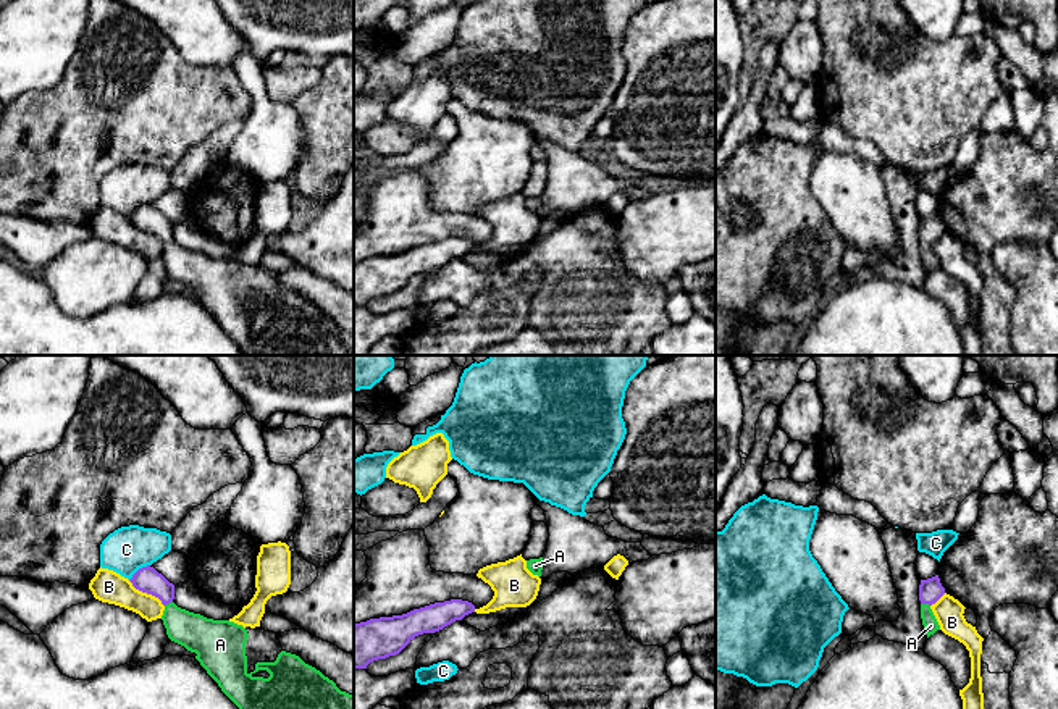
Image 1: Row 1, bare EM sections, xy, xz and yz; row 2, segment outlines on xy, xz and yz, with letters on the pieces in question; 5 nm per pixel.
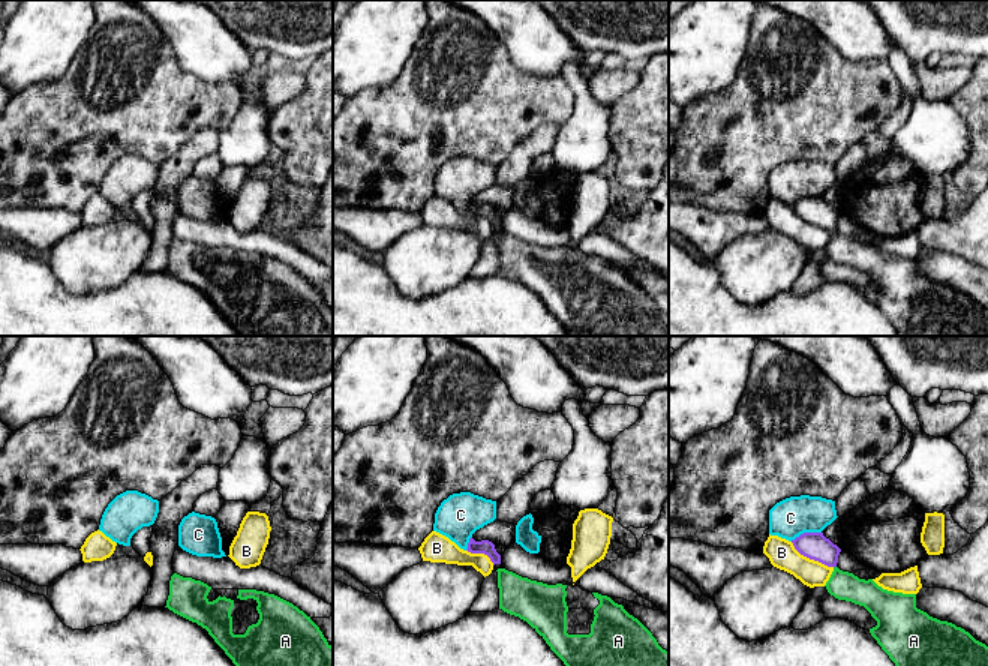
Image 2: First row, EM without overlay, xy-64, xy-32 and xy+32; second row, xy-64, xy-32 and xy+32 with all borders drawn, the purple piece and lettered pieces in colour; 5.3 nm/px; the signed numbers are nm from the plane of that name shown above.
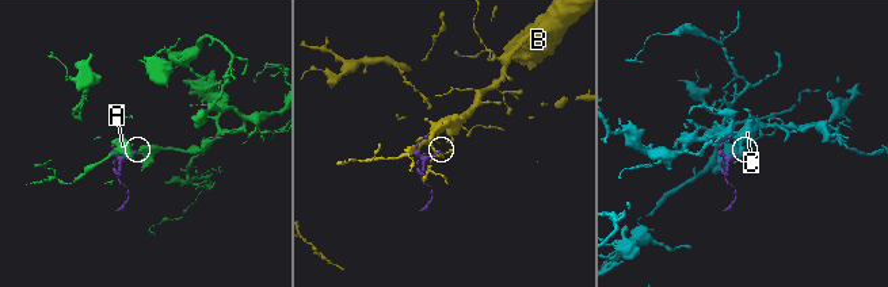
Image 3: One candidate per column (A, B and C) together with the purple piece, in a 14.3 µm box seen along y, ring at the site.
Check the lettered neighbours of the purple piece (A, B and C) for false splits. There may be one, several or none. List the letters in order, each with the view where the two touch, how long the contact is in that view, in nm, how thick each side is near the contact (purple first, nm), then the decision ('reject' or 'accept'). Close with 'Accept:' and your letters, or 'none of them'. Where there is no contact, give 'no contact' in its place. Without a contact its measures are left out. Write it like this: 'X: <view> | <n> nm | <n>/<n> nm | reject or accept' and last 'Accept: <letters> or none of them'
A: yz | 50 nm | 120/80 nm | accept
B: xy | 220 nm | 130/160 nm | reject
C: xy | 130 nm | 130/220 nm | reject
Accept: A

